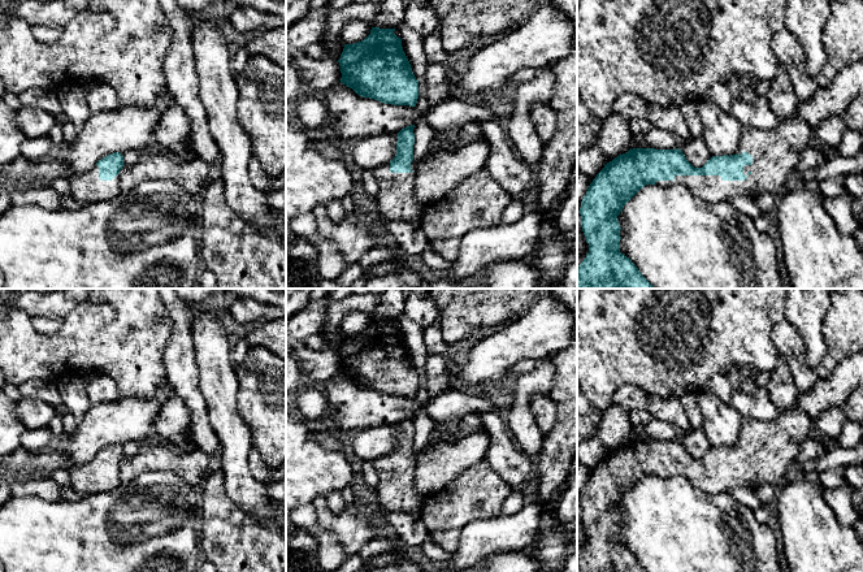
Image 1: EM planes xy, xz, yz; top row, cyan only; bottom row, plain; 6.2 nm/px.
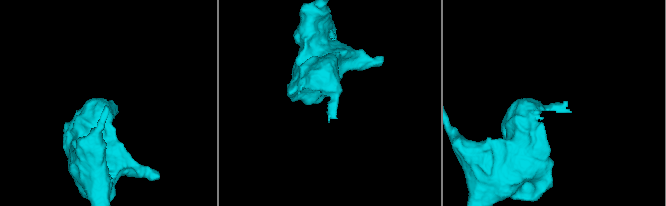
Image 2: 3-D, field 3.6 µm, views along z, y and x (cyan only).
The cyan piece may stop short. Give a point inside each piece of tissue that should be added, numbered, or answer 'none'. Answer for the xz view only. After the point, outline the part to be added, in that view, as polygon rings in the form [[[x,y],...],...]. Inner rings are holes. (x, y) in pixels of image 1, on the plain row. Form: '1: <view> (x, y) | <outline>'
1: xz (395, 493) | [[[413,452],[411,460],[411,464],[391,464],[390,454],[386,454],[372,462],[378,474],[377,508],[419,515],[426,495],[415,489],[416,456]]]

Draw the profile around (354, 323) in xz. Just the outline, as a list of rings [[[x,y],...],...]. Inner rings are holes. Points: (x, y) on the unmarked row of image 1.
[[[348,312],[341,322],[343,335],[354,335],[364,332],[370,325],[372,317],[363,312]]]

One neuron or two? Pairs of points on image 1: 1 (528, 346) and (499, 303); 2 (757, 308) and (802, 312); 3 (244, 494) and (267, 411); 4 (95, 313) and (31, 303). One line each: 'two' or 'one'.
1: two
2: two
3: two
4: two

